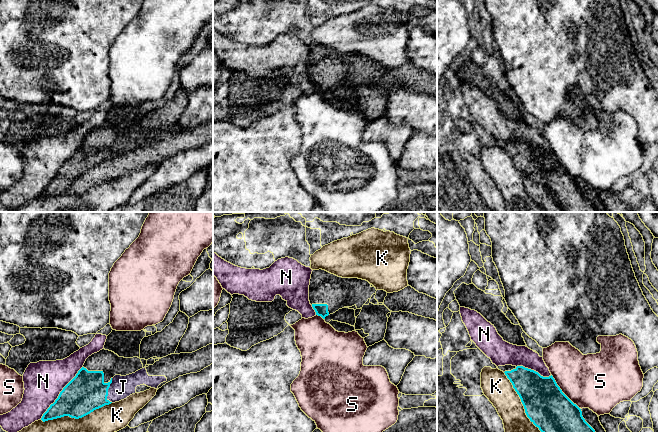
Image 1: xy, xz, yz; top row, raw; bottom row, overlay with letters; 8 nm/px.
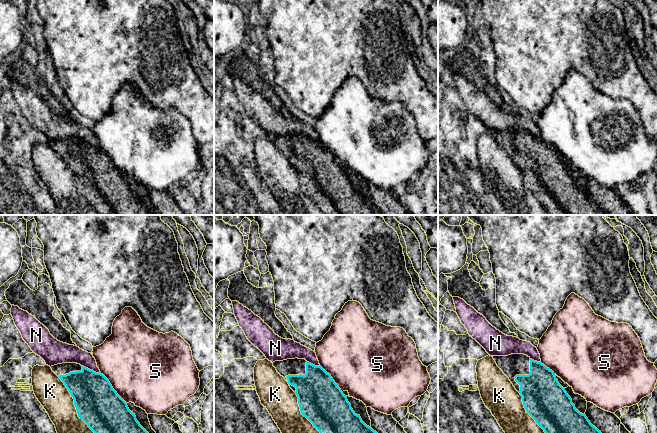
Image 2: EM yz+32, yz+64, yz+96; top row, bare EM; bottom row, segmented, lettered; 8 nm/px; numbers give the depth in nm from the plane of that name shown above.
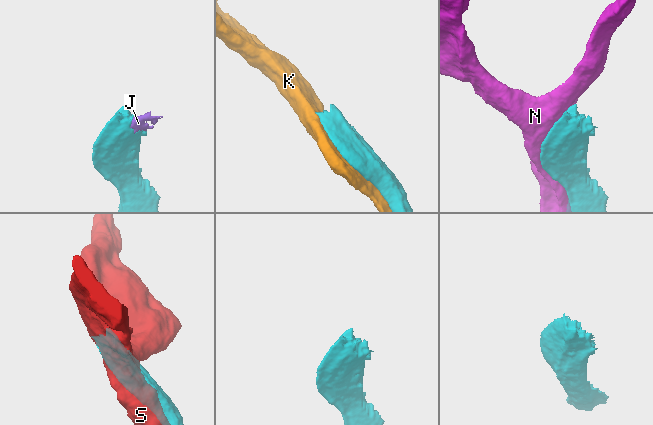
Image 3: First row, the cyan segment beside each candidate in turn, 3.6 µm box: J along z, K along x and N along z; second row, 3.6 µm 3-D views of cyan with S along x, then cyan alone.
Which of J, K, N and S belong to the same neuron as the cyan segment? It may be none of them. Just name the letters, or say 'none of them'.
none of them

